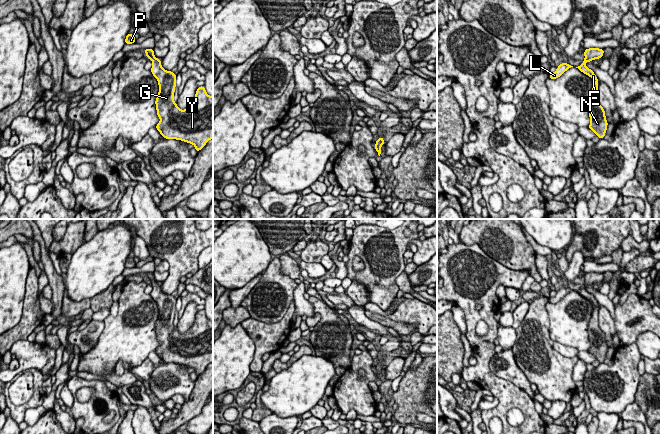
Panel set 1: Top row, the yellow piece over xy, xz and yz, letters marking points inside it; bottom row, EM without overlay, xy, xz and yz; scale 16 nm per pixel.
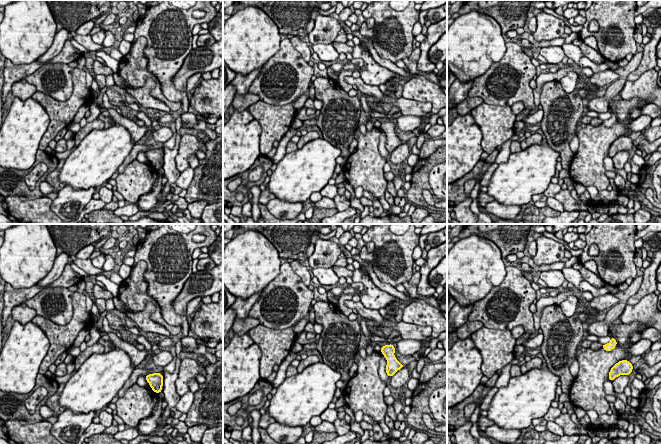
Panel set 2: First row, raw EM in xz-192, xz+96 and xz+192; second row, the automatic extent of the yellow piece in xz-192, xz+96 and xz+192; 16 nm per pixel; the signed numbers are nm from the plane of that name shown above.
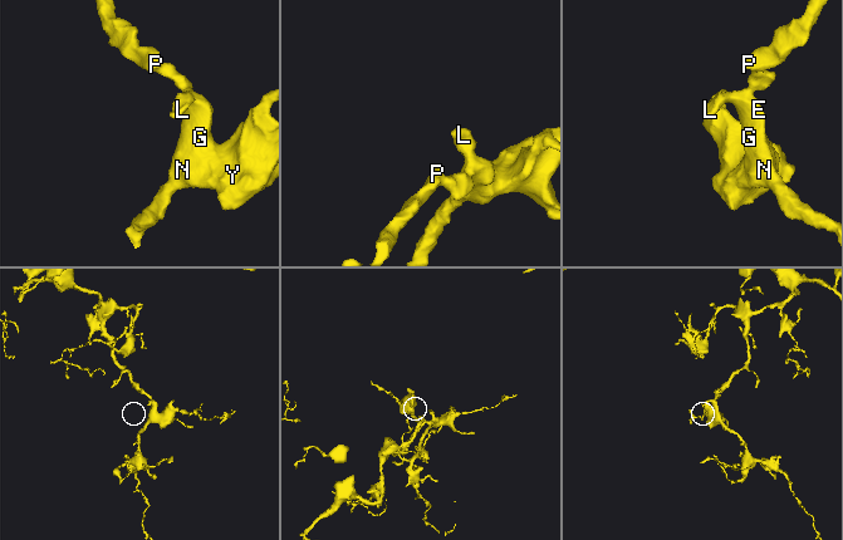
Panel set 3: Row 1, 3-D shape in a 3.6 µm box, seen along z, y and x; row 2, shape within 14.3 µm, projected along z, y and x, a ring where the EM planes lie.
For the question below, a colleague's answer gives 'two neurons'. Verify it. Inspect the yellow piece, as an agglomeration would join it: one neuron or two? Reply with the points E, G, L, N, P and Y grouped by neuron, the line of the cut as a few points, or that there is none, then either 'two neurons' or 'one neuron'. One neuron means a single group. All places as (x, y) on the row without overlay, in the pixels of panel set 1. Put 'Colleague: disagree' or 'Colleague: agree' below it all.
E G L N P Y; no cut; one neuron
Colleague: disagree

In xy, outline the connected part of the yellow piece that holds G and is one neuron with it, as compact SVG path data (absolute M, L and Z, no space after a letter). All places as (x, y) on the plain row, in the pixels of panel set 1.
M147 272L143 275L153 287L150 295L159 309L155 328L160 346L155 352L165 363L193 368L199 376L213 363L213 320L209 320L205 311L200 310L191 328L181 334L173 323L176 298L162 292L161 284L155 281L153 273Z

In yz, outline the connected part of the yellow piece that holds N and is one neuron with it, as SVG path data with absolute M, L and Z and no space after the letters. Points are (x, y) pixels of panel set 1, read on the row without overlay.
M599 272L585 273L584 275L585 283L583 284L583 287L580 290L576 291L582 297L591 301L594 305L592 316L588 324L588 336L590 341L590 349L588 352L594 355L596 360L599 361L600 363L604 363L608 346L606 344L605 334L600 329L598 323L598 302L596 301L595 297L585 289L585 287L593 285L594 283L598 284L602 282L603 278L604 273Z

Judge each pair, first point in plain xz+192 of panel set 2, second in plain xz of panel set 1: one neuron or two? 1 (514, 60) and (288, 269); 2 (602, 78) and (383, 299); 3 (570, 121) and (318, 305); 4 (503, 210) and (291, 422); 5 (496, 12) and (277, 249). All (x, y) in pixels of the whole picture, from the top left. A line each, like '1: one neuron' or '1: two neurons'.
1: two neurons
2: two neurons
3: one neuron
4: one neuron
5: one neuron

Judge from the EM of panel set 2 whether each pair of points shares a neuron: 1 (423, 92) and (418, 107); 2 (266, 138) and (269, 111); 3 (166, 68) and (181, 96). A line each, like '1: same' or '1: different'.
1: different
2: same
3: same

